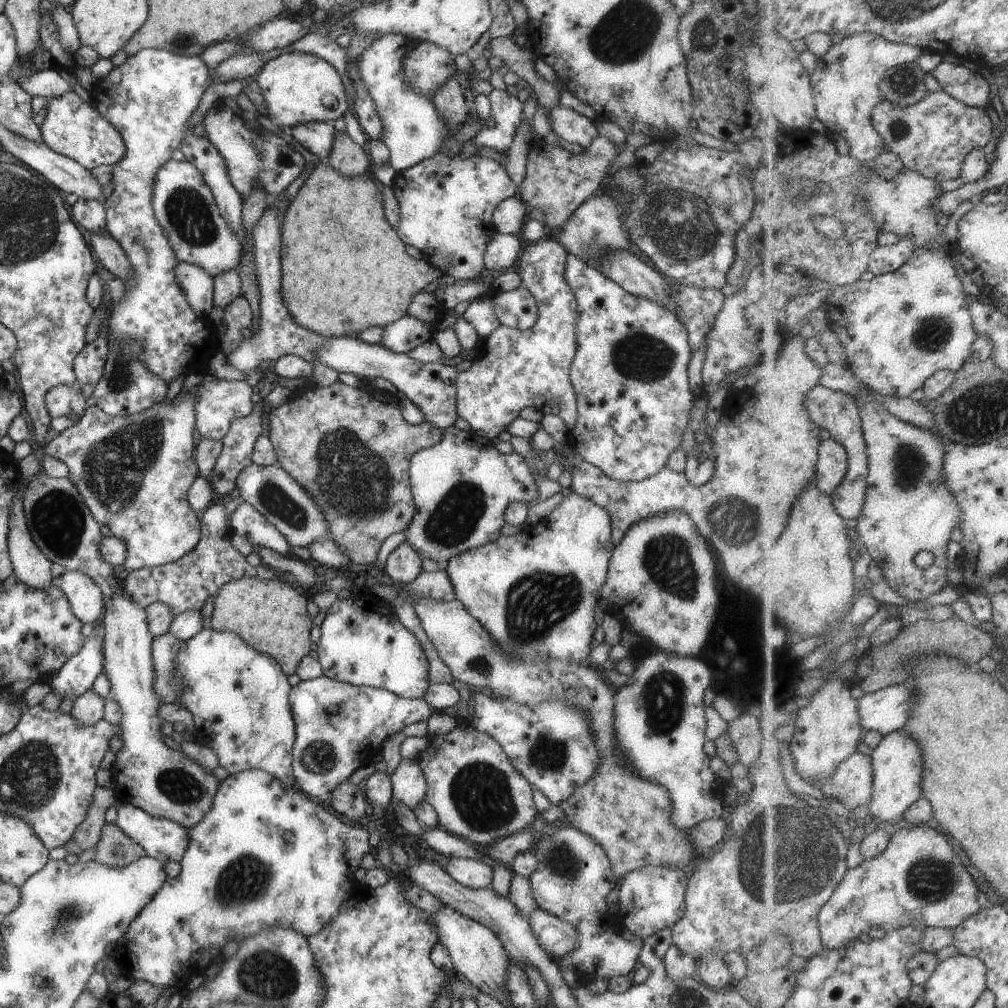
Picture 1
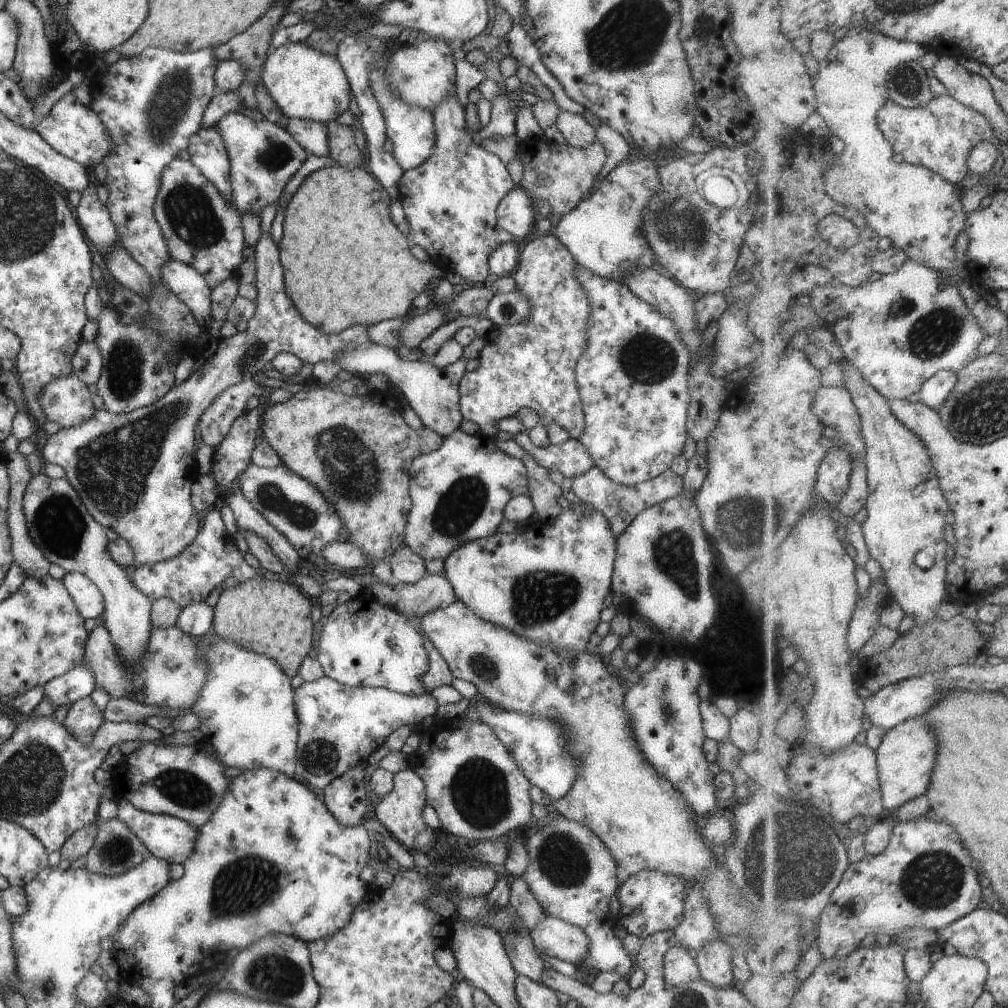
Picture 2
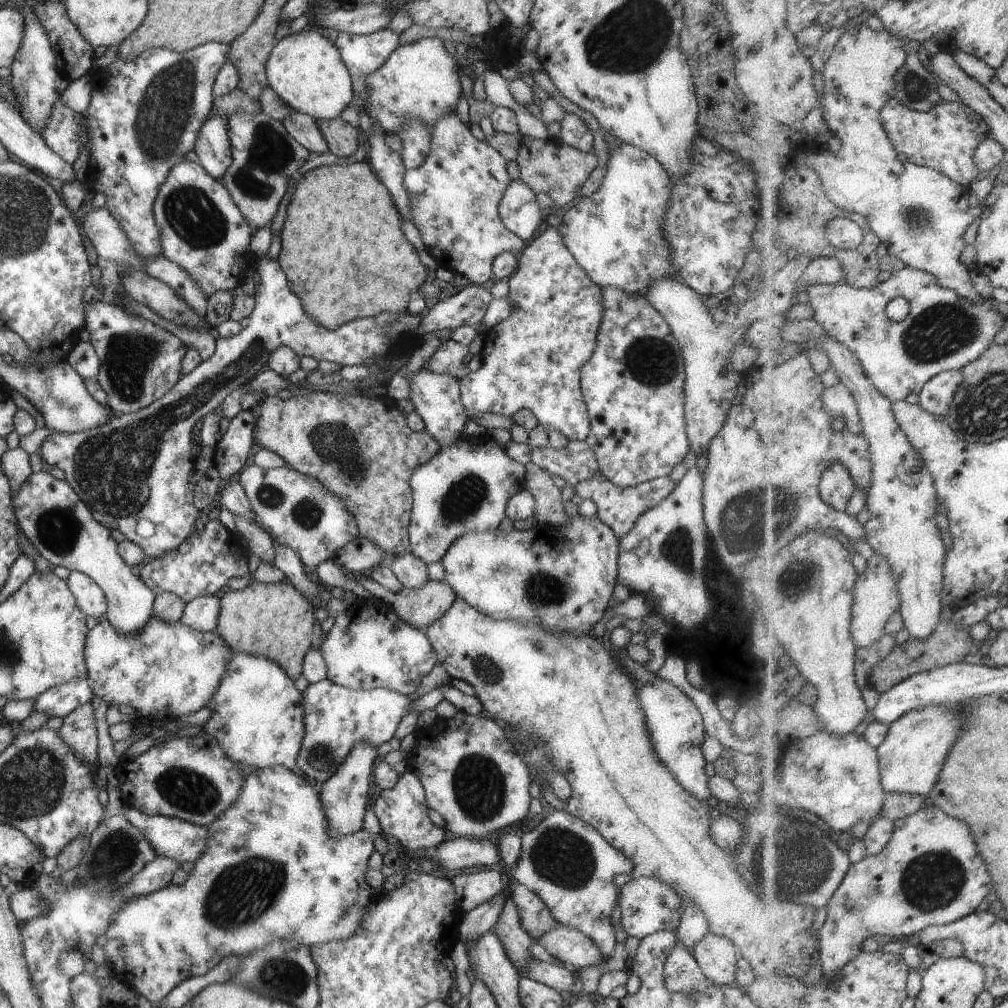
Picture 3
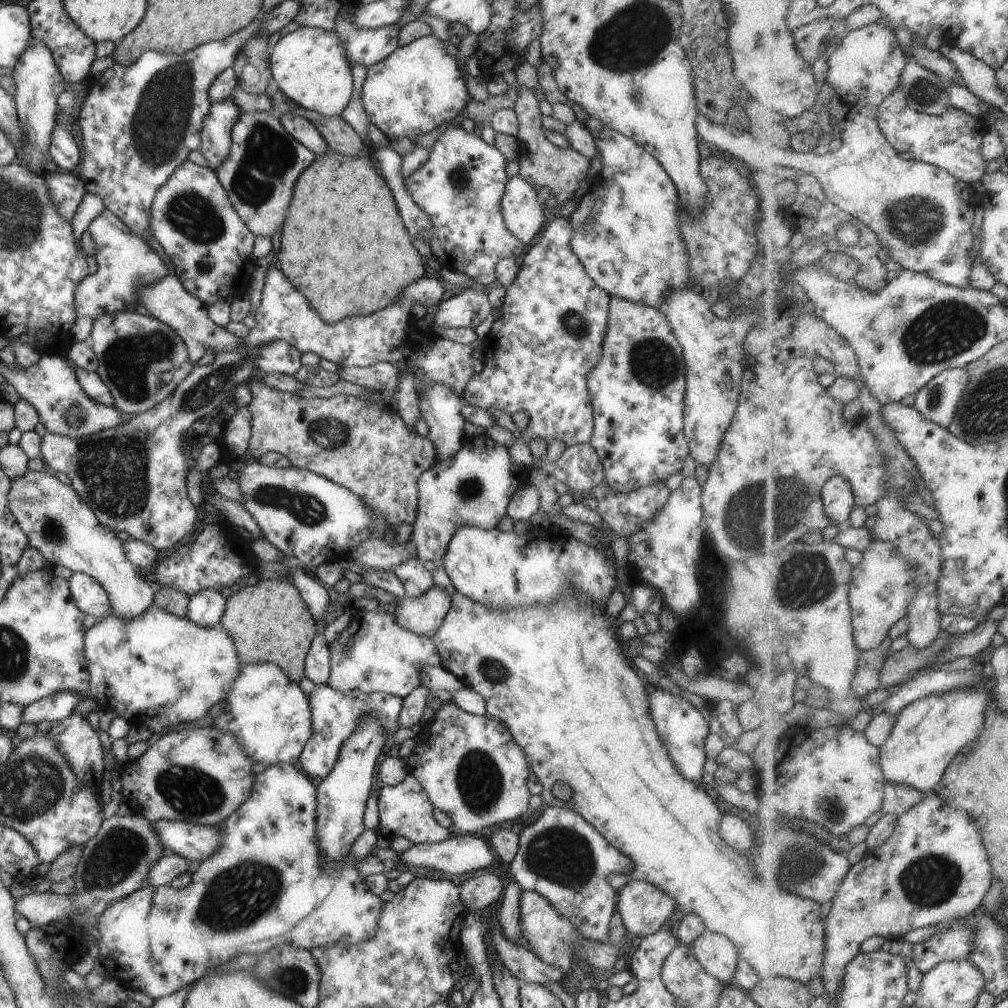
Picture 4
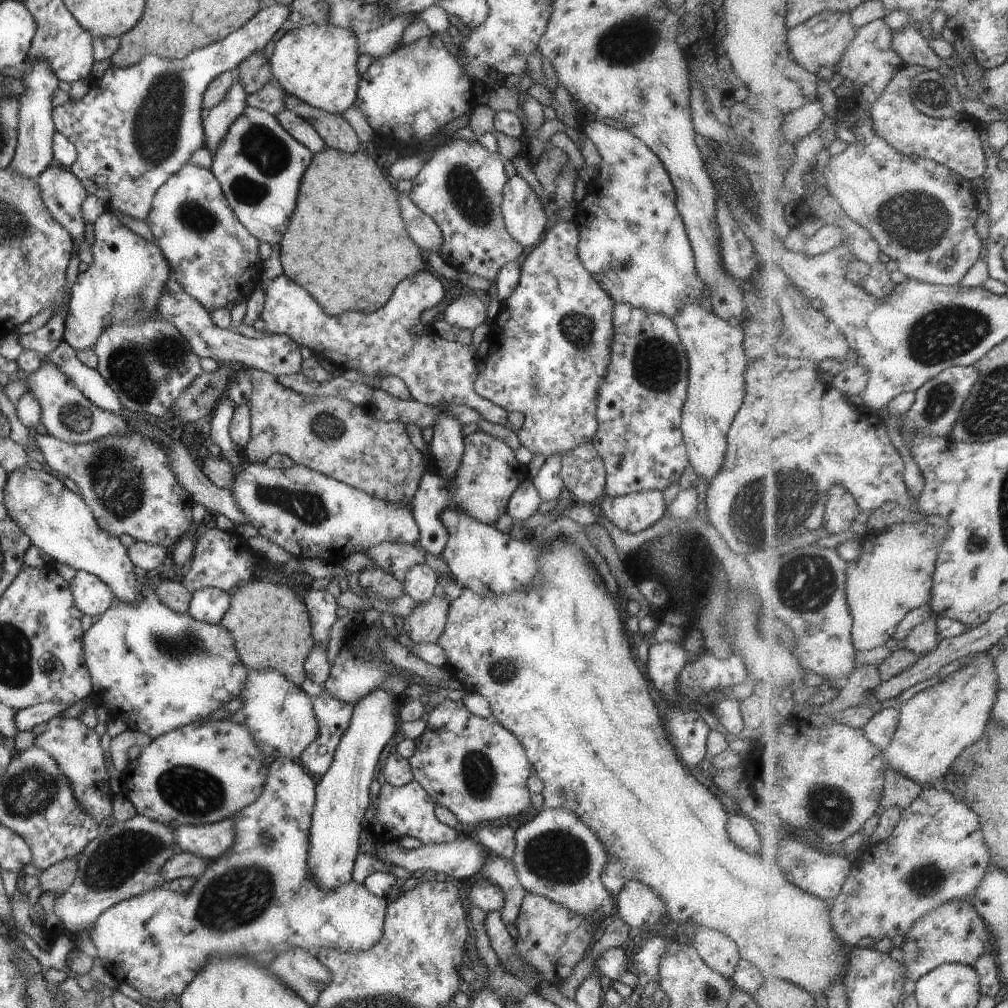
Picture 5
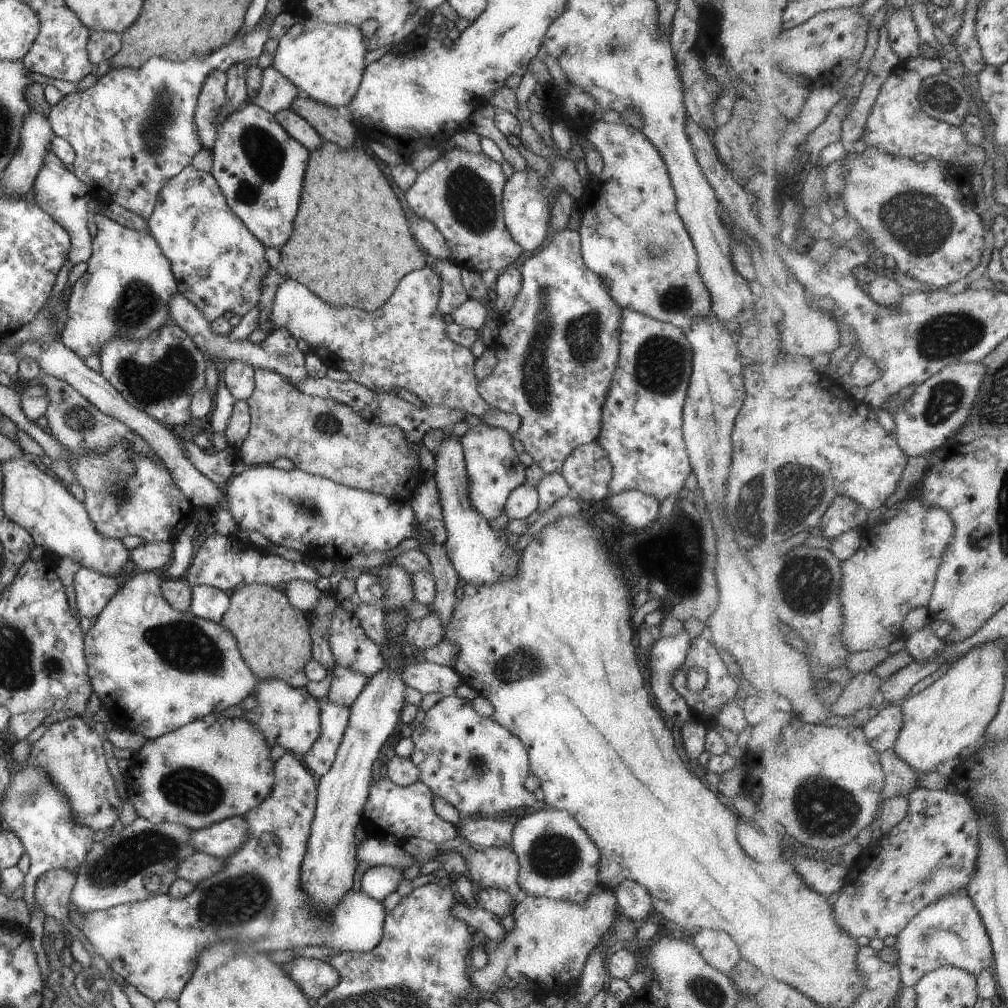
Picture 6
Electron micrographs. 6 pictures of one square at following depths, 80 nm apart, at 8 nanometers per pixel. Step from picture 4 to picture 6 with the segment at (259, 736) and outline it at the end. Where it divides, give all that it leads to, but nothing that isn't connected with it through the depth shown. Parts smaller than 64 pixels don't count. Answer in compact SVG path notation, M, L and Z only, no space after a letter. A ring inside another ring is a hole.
M259 679L252 694L257 698L257 706L246 712L245 720L252 722L260 730L269 748L277 744L295 757L303 756L320 733L318 699L311 697L305 687L293 688L279 679Z

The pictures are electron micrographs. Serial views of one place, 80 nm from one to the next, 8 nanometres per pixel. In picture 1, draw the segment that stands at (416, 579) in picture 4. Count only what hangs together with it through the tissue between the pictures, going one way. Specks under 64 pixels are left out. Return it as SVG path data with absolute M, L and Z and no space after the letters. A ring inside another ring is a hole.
M405 541L388 554L383 574L390 582L408 583L421 572L422 558Z

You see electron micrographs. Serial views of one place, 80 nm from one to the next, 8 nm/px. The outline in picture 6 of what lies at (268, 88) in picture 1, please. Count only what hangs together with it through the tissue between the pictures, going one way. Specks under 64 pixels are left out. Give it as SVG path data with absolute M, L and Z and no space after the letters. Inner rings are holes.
M304 18L278 40L272 67L312 101L335 107L346 106L359 86L367 52L364 37L356 26L324 23Z

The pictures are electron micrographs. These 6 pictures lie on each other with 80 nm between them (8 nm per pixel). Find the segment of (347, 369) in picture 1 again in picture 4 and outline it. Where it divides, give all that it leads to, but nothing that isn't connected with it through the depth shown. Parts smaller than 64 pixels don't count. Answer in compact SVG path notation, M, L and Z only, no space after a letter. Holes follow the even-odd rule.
M434 384L424 385L422 392L418 395L418 410L420 411L420 418L427 423L428 439L432 442L435 451L435 458L437 461L444 459L451 459L464 441L463 422L466 420L460 413L462 405L461 398L457 396L450 388L445 385Z

